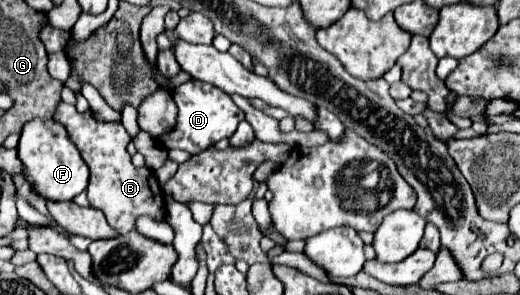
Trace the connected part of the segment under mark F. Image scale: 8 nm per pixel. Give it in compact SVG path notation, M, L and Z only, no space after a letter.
M30 120L22 130L18 142L18 158L22 162L22 176L32 184L32 190L44 200L72 200L88 186L88 166L74 142L68 138L62 124L56 120Z

